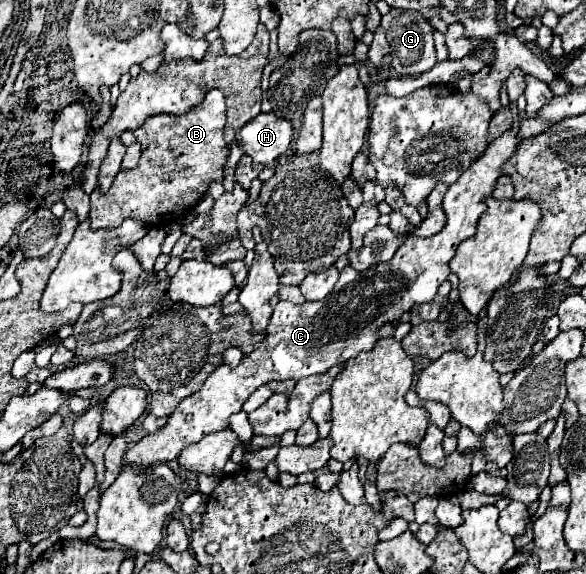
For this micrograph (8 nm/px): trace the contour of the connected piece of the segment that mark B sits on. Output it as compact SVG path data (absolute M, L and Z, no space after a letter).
M210 90L198 106L182 116L156 114L134 130L142 144L142 156L134 170L120 170L106 194L90 196L90 224L94 230L118 228L126 218L146 224L160 224L168 216L176 216L206 194L212 180L222 182L229 147L222 138L226 122L226 104L220 90Z

